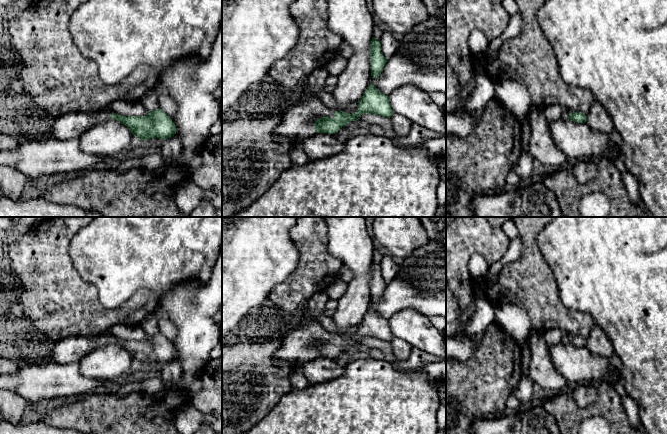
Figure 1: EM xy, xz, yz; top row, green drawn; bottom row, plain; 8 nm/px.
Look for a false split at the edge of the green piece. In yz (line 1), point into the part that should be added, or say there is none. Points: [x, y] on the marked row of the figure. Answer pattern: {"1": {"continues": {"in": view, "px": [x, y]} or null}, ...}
{"1": {"continues": {"in": "yz", "px": [564, 116]}}}

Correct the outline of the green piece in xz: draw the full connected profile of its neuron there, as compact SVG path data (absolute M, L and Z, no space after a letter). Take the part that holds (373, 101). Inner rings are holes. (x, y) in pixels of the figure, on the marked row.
M323 68L314 70L307 80L307 85L301 89L301 97L283 114L280 123L273 132L277 135L291 138L295 142L301 142L316 133L334 134L347 123L359 120L360 114L374 114L390 118L393 110L389 103L389 96L381 93L373 84L365 90L362 98L358 101L358 110L354 113L345 113L328 108L317 96L317 92L323 89L330 74Z

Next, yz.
M564 109L560 119L564 121L571 120L576 123L585 123L587 121L587 116L579 112L570 112Z

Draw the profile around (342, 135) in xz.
M346 127L340 128L336 133L332 134L339 142L345 144L349 140L350 130Z

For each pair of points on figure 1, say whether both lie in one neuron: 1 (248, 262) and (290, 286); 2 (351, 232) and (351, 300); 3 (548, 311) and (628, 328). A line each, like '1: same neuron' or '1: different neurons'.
1: different neurons
2: same neuron
3: different neurons

